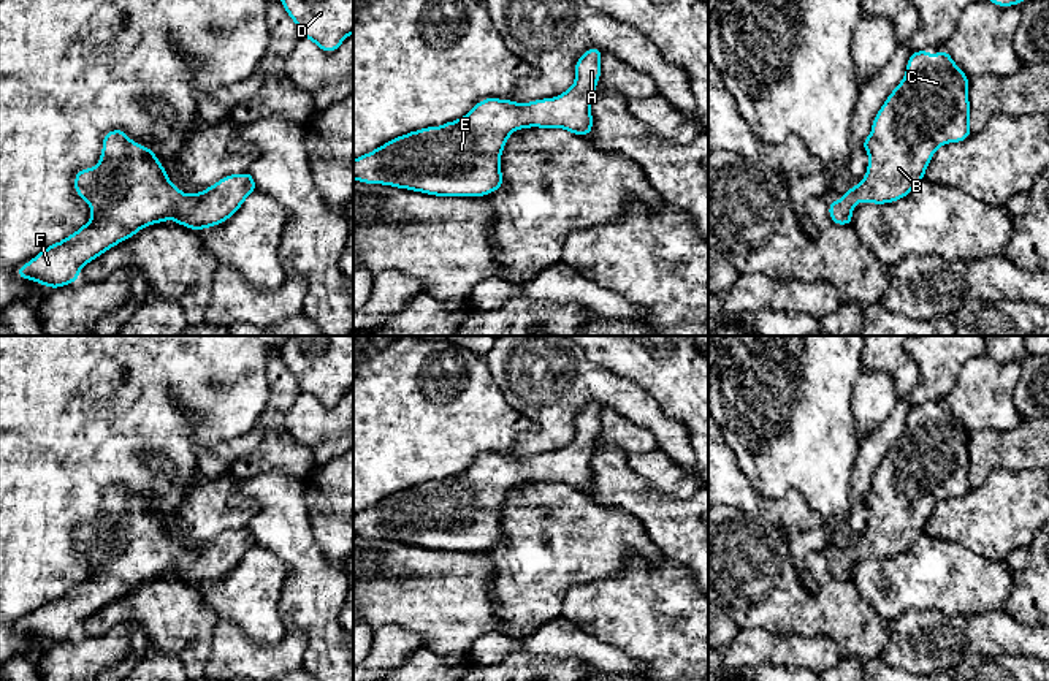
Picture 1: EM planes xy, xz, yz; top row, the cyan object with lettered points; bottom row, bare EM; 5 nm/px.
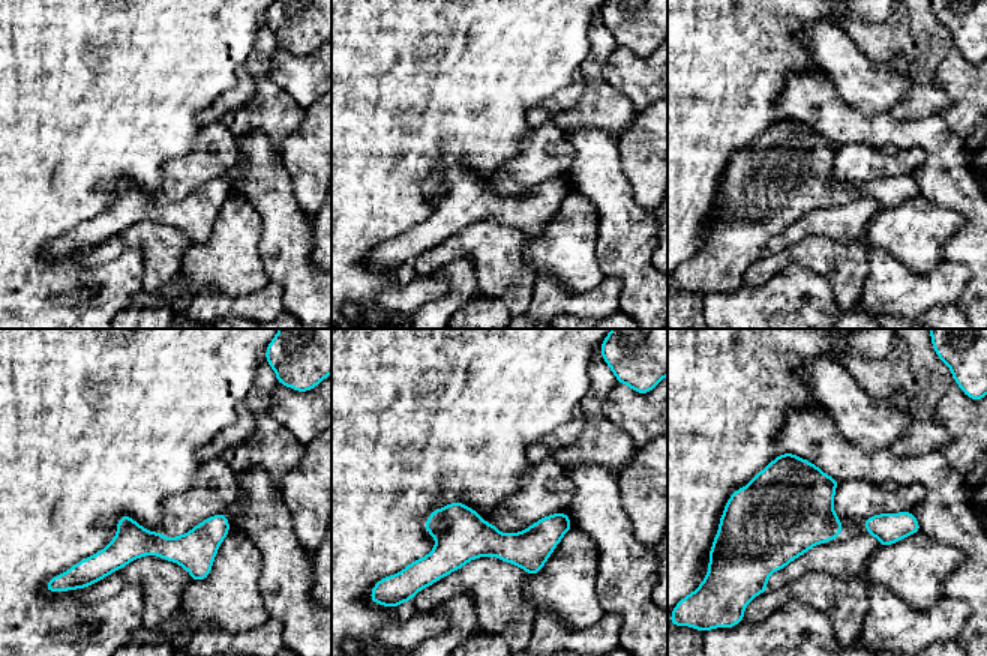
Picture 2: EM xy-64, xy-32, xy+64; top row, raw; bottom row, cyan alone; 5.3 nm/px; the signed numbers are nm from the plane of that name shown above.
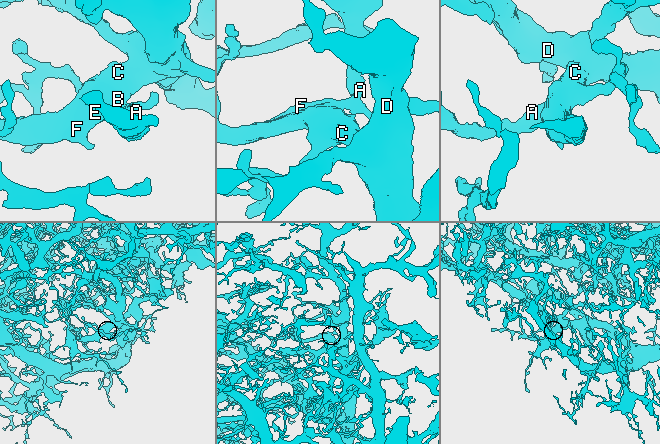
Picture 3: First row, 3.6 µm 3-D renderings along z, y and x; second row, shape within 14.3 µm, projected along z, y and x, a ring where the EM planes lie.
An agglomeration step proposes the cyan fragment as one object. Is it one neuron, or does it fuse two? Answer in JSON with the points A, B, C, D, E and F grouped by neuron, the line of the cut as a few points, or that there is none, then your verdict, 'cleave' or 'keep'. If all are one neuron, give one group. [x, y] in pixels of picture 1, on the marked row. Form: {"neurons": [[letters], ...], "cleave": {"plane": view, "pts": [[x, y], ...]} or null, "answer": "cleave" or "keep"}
{"neurons": [["A", "B", "C", "D", "E", "F"]], "cleave": null, "answer": "keep"}

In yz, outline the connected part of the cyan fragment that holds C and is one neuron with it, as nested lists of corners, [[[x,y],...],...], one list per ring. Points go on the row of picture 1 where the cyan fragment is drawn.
[[[927,49],[911,52],[906,74],[876,112],[872,133],[860,141],[870,158],[860,184],[838,201],[830,201],[829,215],[837,225],[851,225],[859,201],[886,204],[911,193],[924,179],[925,169],[940,146],[965,141],[970,131],[968,76],[949,52],[930,55]]]

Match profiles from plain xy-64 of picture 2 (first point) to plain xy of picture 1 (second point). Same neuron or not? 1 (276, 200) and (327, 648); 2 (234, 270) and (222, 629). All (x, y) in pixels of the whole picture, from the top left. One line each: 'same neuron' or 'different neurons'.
1: same neuron
2: different neurons

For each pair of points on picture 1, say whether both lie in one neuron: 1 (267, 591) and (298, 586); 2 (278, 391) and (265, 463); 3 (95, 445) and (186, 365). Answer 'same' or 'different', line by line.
1: different
2: same
3: same

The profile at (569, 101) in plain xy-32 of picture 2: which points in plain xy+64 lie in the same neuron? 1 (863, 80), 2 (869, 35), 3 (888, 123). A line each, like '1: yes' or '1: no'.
1: yes
2: no
3: no

